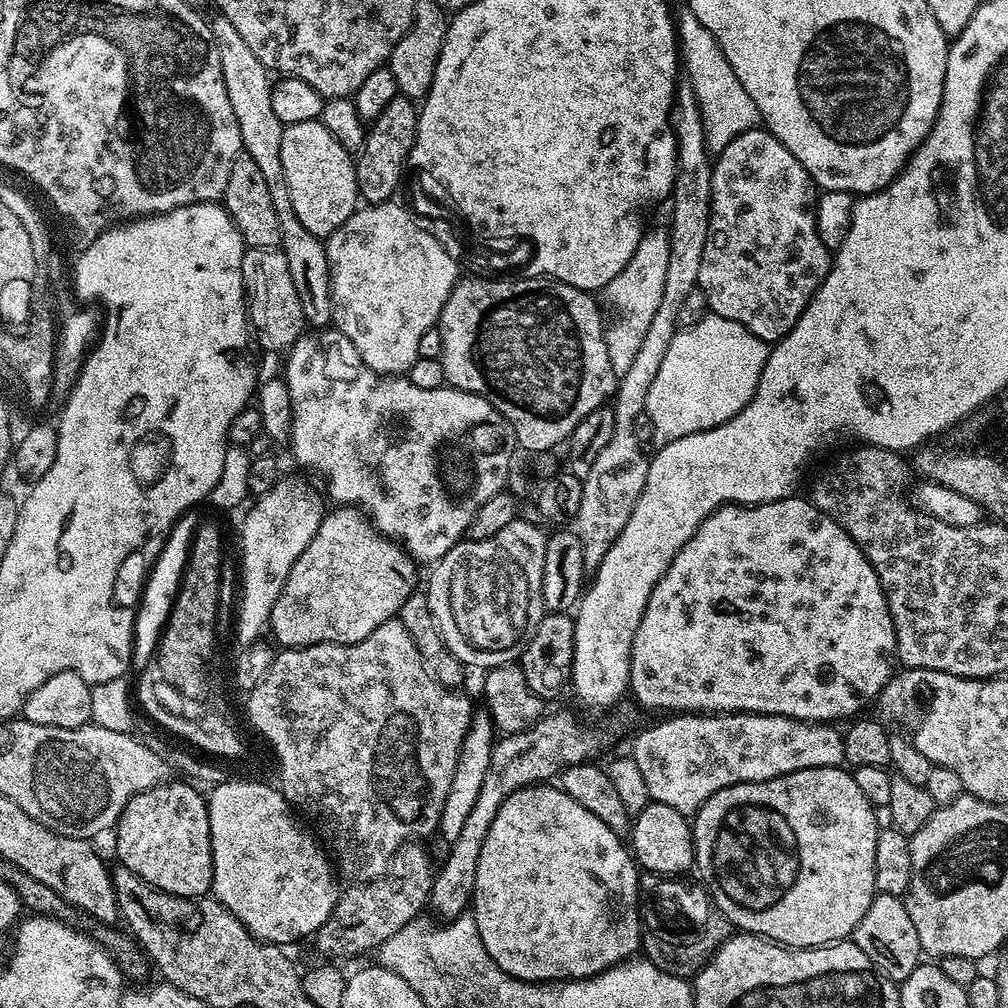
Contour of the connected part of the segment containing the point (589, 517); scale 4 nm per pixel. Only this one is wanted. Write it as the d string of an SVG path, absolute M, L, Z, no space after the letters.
M688 82L676 85L676 99L672 101L672 133L676 135L676 185L672 187L670 197L672 228L667 229L670 258L666 262L666 286L662 286L662 302L658 302L658 311L646 330L646 338L642 338L642 346L638 346L638 354L634 354L634 362L630 362L630 370L619 377L614 403L611 405L616 415L614 434L610 442L606 442L602 454L594 458L594 466L590 466L590 474L586 474L583 480L582 506L578 506L578 514L574 517L574 531L582 542L582 562L588 574L596 573L598 566L602 566L602 558L606 558L610 546L614 546L626 522L630 522L638 494L642 494L642 486L646 486L649 457L644 456L645 449L635 436L634 418L645 411L651 383L678 331L678 306L682 306L684 299L697 291L698 270L702 270L702 250L706 246L708 219L712 209L713 161L706 146L700 107Z

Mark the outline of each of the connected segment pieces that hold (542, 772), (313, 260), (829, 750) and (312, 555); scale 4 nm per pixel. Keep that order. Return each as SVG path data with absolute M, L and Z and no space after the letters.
M551 712L541 716L537 724L530 725L526 730L501 735L492 745L486 782L482 782L482 791L478 793L478 799L466 817L458 838L451 841L448 861L441 868L439 865L432 881L430 908L440 912L441 921L455 920L463 912L469 911L474 878L478 874L478 854L482 854L482 842L486 842L486 834L490 834L490 822L494 822L502 802L506 802L506 798L520 788L551 781L572 764L592 762L600 758L596 756L603 754L608 744L606 729L587 728L572 712Z
M219 14L213 16L214 18L211 17L210 20L212 37L218 46L218 62L222 62L226 94L230 98L230 106L234 106L234 118L238 118L243 155L254 158L258 170L262 170L270 202L274 202L274 214L278 214L280 231L278 247L290 262L290 278L294 278L294 286L302 302L304 319L313 329L327 328L332 324L328 250L321 237L310 234L310 230L306 230L306 226L298 222L298 214L294 214L294 202L290 202L290 186L286 186L286 170L282 170L282 134L286 125L275 114L274 104L271 101L273 77L270 75L270 69L262 62L258 62L254 50L246 46L242 34L234 30L230 18Z
M734 712L731 714L672 714L661 724L656 724L653 728L648 728L636 740L630 752L631 759L638 762L638 770L640 777L646 782L646 790L649 797L657 804L665 804L666 806L674 806L674 810L685 814L694 814L706 803L718 790L729 788L735 784L753 784L754 782L762 782L763 780L773 780L775 776L785 776L791 772L798 770L806 770L807 768L839 768L845 763L843 744L844 737L841 729L827 724L810 724L807 720L791 720L789 716L757 716L755 712Z
M340 506L332 511L320 521L314 538L294 562L268 616L267 627L272 628L271 639L281 649L305 648L307 644L326 642L362 642L362 638L366 638L366 634L374 634L382 622L393 619L399 613L402 602L406 602L406 598L417 591L417 561L401 545L381 536L372 527L368 517L355 506Z

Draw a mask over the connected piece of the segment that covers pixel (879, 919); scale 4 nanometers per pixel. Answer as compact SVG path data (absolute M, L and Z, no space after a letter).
M877 894L870 902L870 910L862 914L862 922L852 931L851 941L870 958L873 968L881 976L902 982L922 962L918 933L903 899L890 894Z

